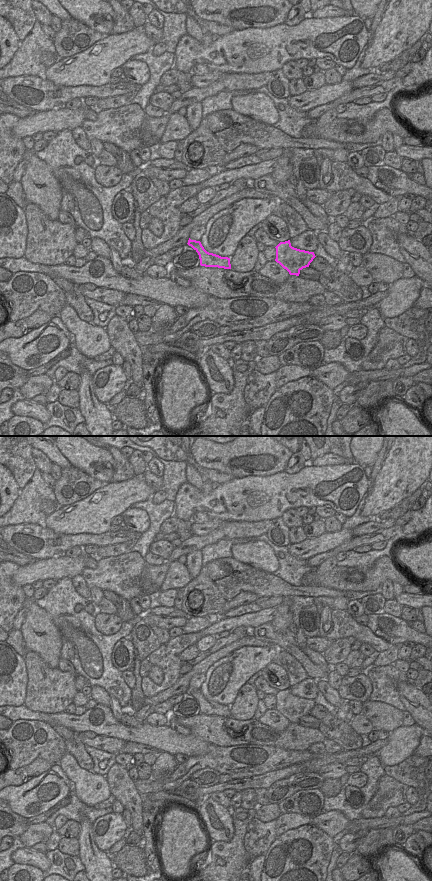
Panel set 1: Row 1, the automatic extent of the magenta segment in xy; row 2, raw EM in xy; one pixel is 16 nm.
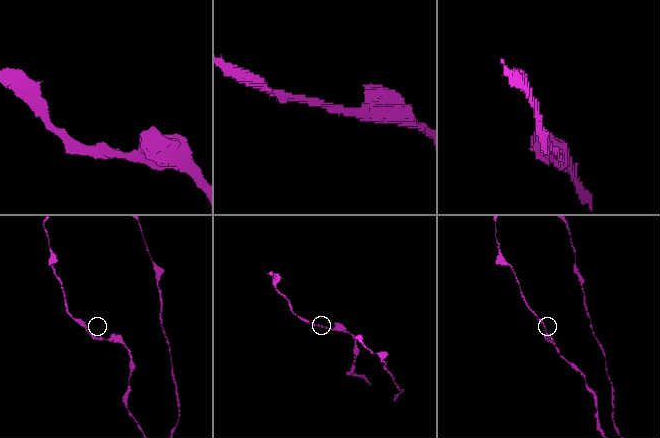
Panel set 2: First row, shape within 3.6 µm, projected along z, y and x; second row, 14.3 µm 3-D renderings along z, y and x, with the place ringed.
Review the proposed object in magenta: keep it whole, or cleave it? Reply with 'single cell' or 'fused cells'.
single cell

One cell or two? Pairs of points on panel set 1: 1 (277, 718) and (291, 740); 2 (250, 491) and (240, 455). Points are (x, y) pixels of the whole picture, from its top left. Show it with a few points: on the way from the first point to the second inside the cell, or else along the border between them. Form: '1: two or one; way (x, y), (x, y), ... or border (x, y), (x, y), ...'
1: two; border (261, 723), (278, 731), (282, 731), (290, 723)
2: two; border (269, 475), (247, 475), (234, 478)

